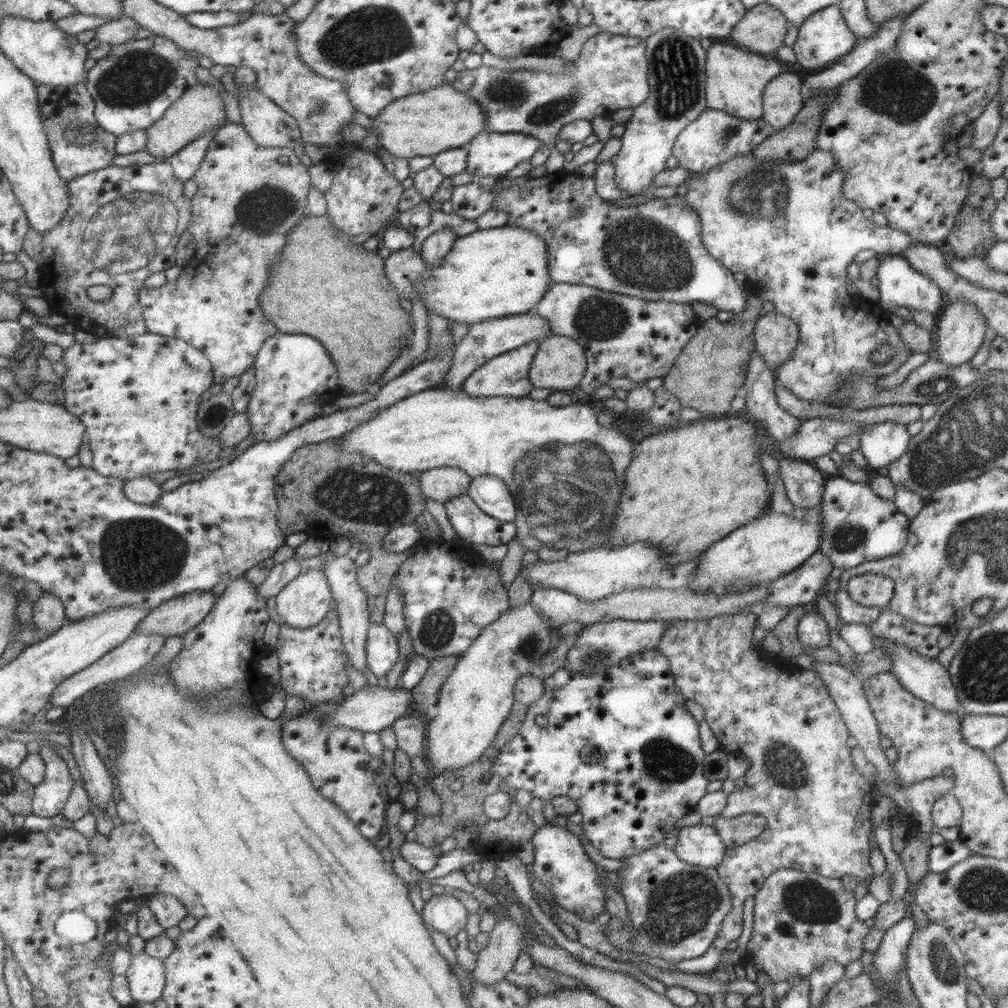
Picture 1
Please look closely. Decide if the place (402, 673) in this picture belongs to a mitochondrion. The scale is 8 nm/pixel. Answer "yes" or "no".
no

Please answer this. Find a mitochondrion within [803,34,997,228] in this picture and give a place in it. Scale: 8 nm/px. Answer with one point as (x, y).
(894, 89)

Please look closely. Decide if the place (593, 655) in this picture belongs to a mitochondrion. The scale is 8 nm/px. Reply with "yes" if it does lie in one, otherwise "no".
yes

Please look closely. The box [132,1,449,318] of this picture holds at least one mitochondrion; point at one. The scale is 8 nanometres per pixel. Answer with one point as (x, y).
(369, 35)

